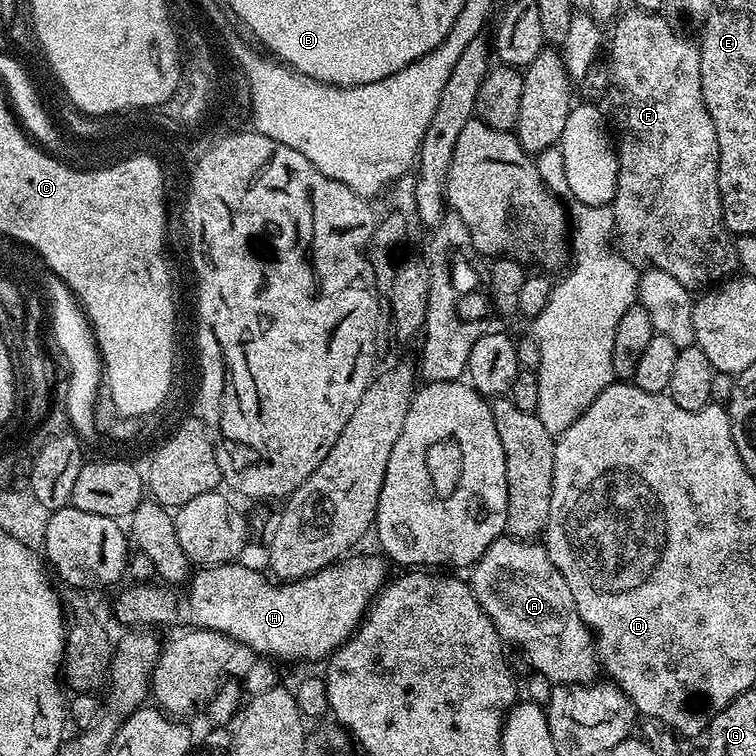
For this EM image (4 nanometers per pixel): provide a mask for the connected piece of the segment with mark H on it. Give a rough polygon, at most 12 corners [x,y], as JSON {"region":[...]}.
{"region":[[379,555],[273,582],[241,562],[116,596],[124,626],[320,660],[386,583]]}

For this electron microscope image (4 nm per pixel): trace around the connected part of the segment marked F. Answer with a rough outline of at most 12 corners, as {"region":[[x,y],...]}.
{"region":[[615,17],[618,248],[707,289],[737,271],[700,49]]}

